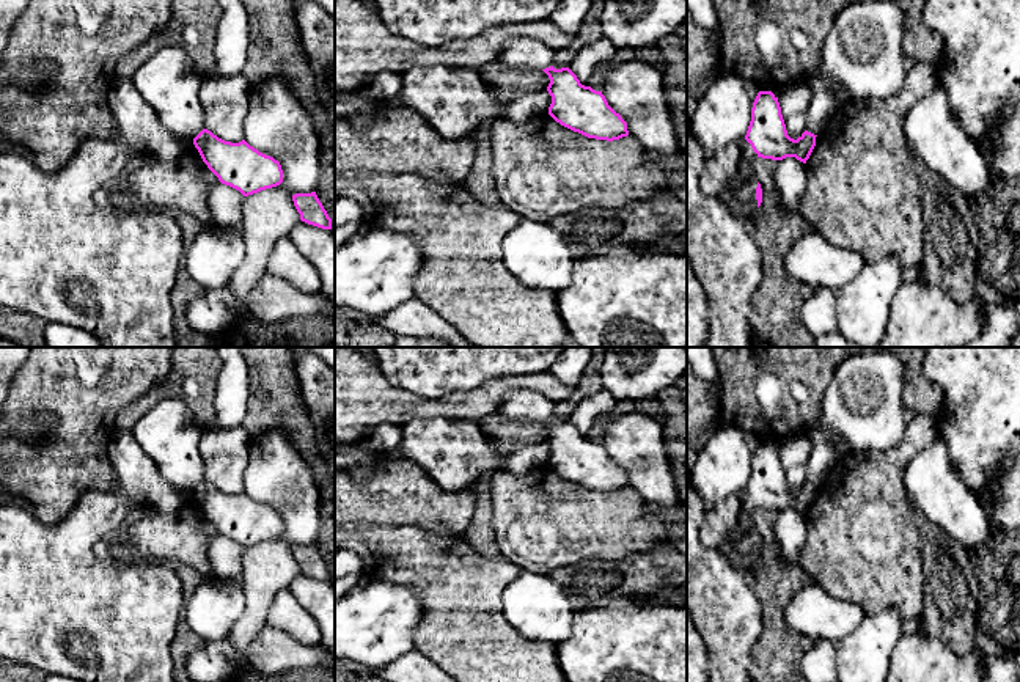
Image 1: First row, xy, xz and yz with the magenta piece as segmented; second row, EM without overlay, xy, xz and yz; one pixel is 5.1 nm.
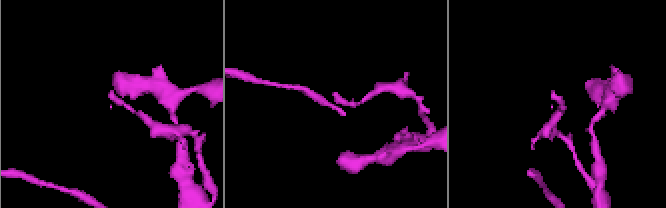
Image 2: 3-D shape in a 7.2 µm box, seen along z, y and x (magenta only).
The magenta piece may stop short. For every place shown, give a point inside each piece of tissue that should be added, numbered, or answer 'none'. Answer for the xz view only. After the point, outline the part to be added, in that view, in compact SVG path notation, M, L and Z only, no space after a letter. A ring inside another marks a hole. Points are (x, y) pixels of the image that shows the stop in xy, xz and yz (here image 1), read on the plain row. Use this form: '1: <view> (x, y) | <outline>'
1: xz (522, 404) | M516 388L503 398L497 413L508 420L542 423L553 418L555 402L531 388Z

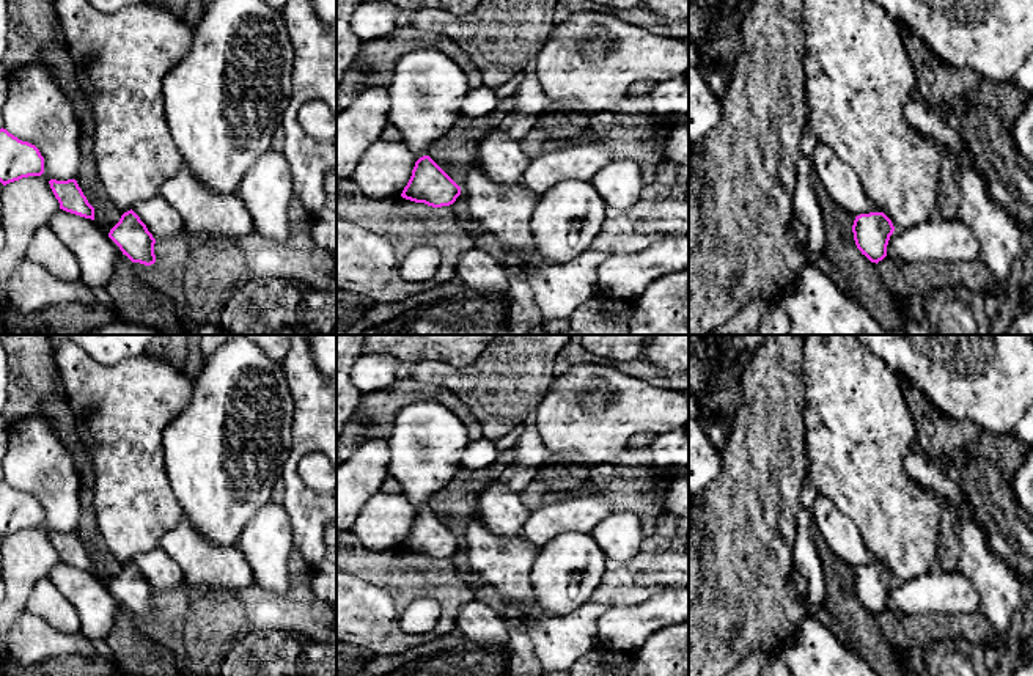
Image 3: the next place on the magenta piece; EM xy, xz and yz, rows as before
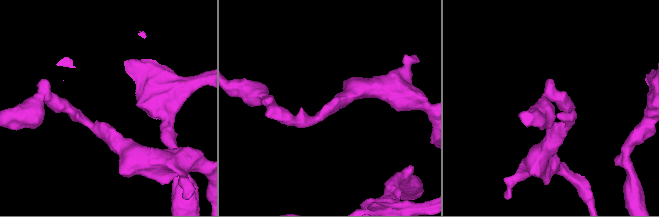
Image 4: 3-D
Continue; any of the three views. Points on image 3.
none

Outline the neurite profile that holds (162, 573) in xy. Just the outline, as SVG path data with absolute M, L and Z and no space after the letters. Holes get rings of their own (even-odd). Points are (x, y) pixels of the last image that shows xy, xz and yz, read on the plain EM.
M162 547L137 555L132 563L154 591L176 588L184 580L178 563Z

